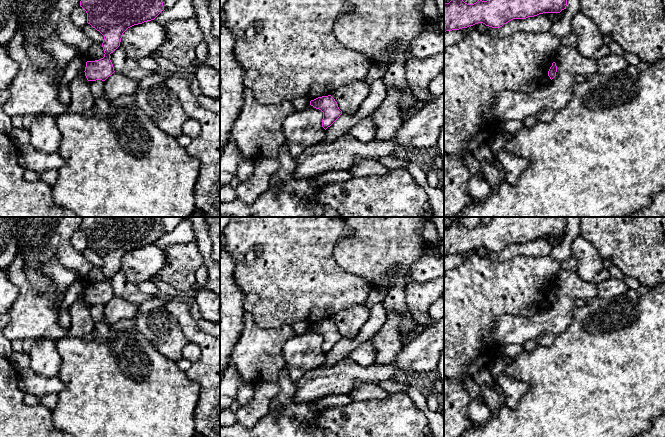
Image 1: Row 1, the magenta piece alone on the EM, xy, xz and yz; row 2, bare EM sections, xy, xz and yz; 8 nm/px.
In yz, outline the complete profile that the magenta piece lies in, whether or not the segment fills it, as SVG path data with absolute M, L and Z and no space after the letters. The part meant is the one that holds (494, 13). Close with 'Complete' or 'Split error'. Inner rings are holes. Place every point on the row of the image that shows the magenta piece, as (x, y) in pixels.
M451 0L444 3L444 32L478 23L500 28L513 19L560 13L566 6L567 0L478 0L474 4Z. Complete

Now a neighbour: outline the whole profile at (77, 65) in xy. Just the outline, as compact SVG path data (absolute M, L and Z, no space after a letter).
M81 57L74 59L67 65L64 76L59 84L58 99L61 103L69 105L71 101L71 92L69 83L80 73L85 71L86 61Z

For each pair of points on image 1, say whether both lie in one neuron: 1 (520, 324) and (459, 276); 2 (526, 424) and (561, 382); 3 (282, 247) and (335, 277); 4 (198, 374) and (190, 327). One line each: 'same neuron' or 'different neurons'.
1: different neurons
2: same neuron
3: same neuron
4: same neuron

